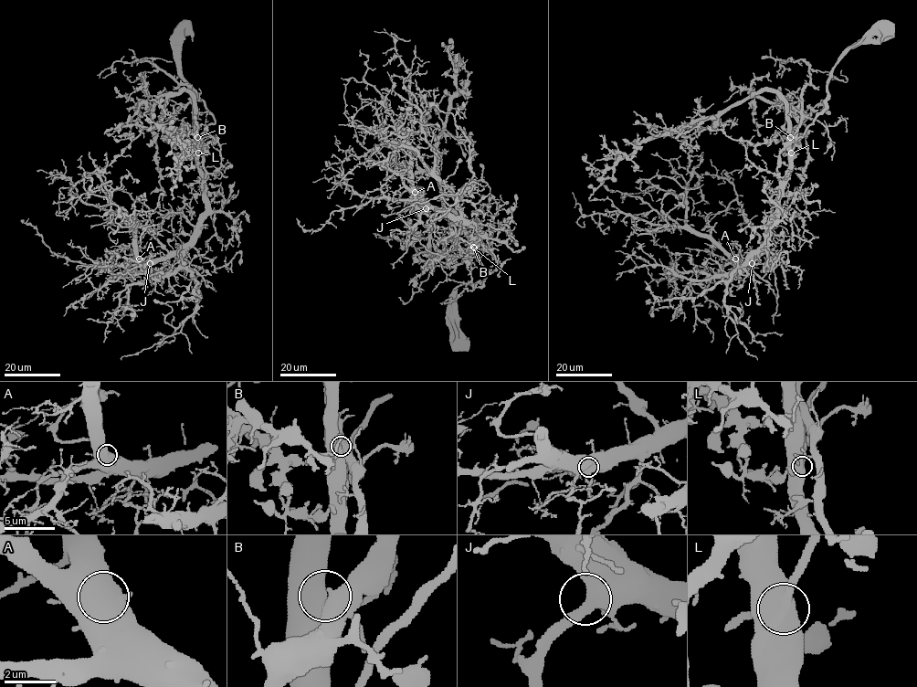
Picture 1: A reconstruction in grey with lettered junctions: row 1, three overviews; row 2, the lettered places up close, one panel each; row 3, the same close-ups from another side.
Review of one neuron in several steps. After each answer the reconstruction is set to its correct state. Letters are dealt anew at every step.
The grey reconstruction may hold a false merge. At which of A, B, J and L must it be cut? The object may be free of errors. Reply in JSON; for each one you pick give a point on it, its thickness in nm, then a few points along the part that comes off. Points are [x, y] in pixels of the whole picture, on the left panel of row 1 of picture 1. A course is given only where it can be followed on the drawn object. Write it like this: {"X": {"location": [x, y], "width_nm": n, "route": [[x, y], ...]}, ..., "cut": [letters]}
{"cut": []}

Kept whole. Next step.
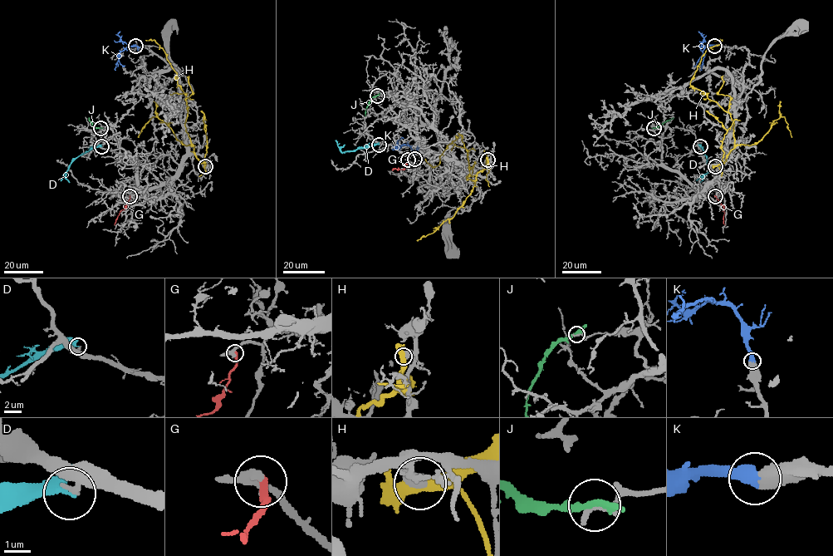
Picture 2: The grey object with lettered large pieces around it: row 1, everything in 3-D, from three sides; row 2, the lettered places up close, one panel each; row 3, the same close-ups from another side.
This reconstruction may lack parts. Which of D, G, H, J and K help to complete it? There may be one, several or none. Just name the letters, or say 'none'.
K

